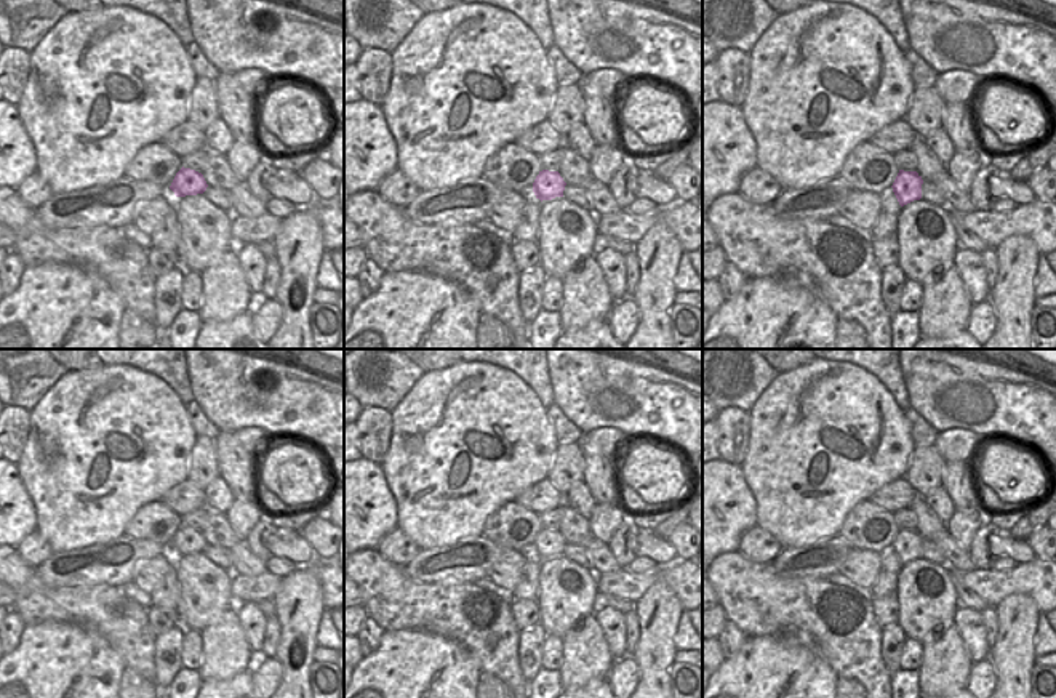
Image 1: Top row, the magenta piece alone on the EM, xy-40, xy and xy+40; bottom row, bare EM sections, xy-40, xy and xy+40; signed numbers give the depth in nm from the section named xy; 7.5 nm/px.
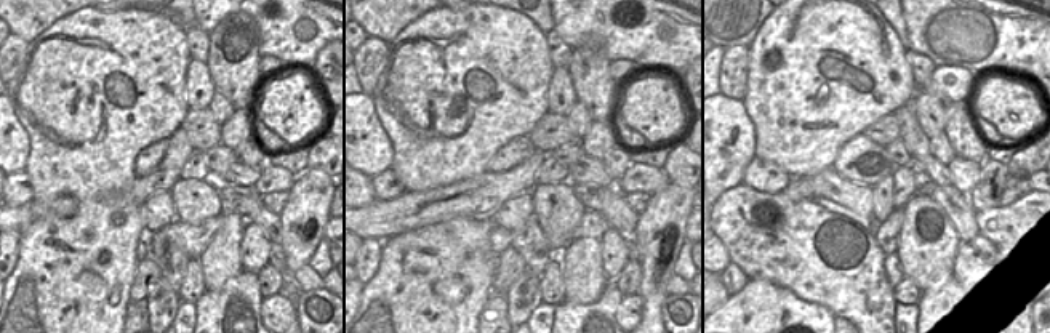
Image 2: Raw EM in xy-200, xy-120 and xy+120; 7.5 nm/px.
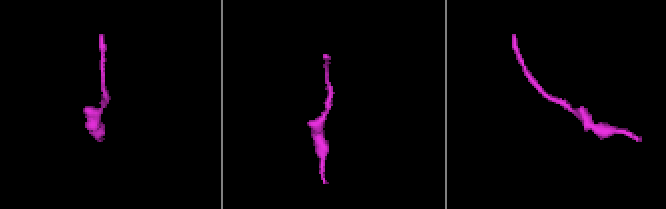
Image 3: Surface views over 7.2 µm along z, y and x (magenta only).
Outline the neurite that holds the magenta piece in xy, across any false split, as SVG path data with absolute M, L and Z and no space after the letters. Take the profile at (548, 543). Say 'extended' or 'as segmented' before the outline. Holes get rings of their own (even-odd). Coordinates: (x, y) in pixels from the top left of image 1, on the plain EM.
as segmented; M542 528L533 541L533 551L541 560L552 559L555 556L563 556L565 544L566 541L558 530Z

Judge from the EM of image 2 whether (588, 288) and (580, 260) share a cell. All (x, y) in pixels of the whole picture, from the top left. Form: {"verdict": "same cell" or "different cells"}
{"verdict": "same cell"}

